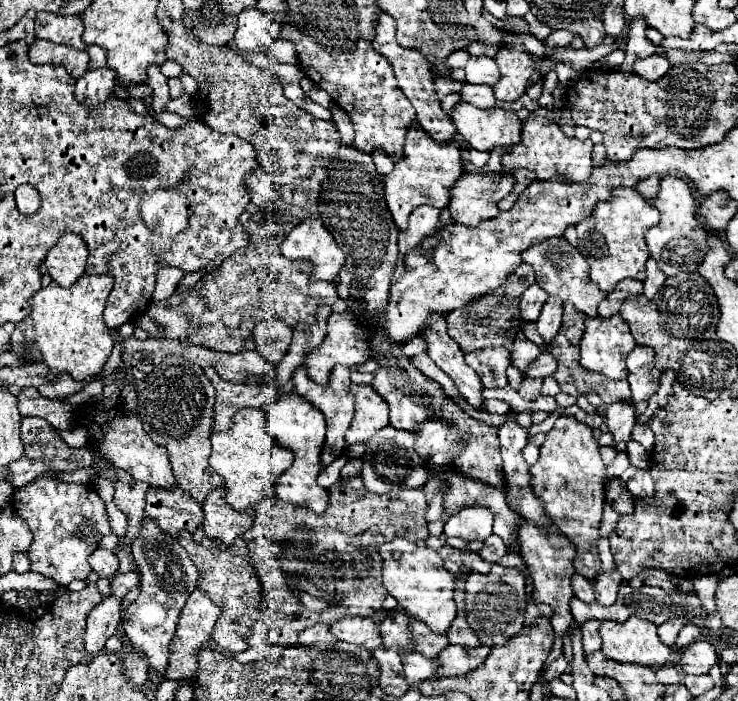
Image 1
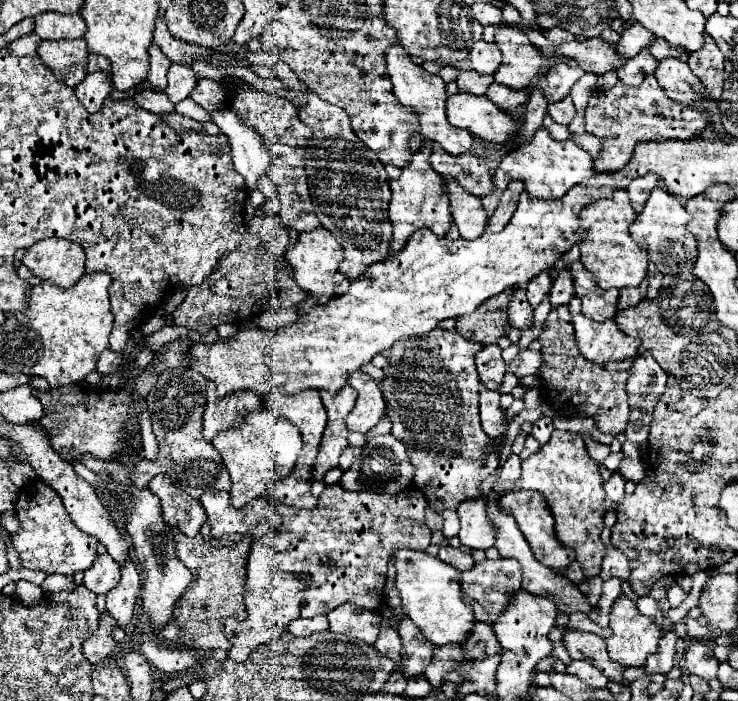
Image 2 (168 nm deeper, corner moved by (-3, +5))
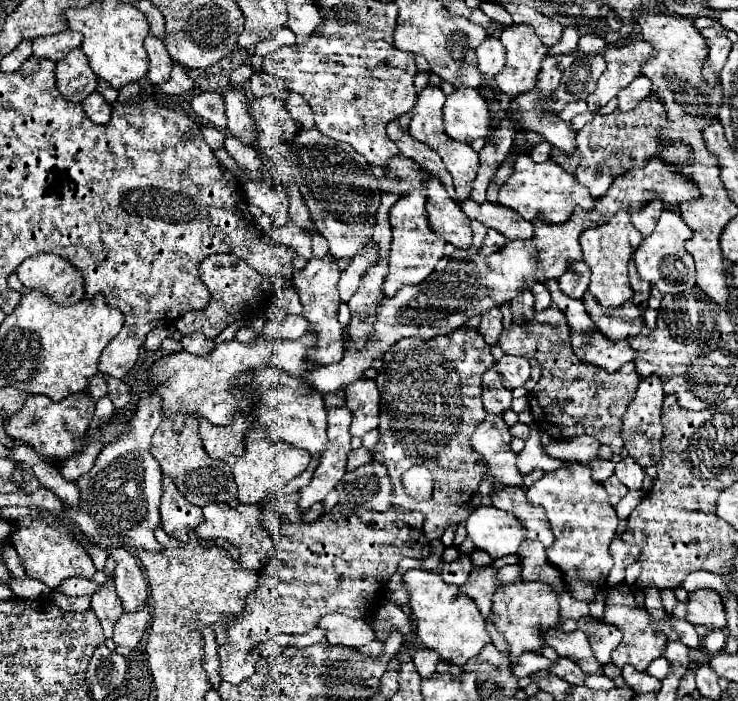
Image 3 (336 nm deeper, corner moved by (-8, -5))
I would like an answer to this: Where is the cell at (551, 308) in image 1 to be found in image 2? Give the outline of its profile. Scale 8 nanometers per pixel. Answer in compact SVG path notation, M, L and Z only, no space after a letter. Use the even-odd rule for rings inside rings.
M560 273L550 289L550 305L552 309L570 303L570 299L574 297L574 285L572 285L572 277L570 273Z

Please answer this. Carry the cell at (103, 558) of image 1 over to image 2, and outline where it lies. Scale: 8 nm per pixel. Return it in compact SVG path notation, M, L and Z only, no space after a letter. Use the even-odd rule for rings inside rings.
M108 553L98 555L92 569L84 573L84 585L98 595L106 595L118 581L120 581L120 567Z

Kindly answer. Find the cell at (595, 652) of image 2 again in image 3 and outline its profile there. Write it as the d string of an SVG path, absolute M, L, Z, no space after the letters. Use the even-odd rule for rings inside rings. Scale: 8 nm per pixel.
M557 625L557 627L551 627L543 633L543 639L549 647L553 647L561 657L567 657L571 659L575 665L581 667L583 673L601 673L601 663L593 657L593 651L591 651L591 645L589 645L589 639L583 631L573 631L573 633L561 633L563 629Z

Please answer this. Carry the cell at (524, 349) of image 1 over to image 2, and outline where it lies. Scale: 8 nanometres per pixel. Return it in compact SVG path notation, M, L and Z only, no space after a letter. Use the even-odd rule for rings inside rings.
M518 289L508 305L508 323L520 331L526 331L532 325L532 307L526 301L524 289Z

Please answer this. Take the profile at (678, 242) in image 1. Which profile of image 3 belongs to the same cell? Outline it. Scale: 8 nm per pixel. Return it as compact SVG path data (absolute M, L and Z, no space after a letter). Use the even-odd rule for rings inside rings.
M663 211L655 231L643 239L641 247L635 251L633 259L637 265L637 273L641 279L655 285L663 295L667 293L683 293L695 285L695 263L693 257L685 251L685 241L691 239L691 229L683 223L677 211Z

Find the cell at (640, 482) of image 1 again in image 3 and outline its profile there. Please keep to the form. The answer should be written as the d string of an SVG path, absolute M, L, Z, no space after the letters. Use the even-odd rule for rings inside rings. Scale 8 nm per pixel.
M625 457L615 465L615 475L627 489L641 489L643 483L643 469L635 463L633 457Z

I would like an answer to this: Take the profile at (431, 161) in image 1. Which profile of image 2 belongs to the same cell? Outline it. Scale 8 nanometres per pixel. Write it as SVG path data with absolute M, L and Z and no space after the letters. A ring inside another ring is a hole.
M422 143L422 147L414 153L410 165L402 169L402 175L394 181L390 181L390 191L392 191L392 201L388 207L388 217L392 221L394 237L392 237L392 253L398 253L404 245L406 239L420 227L430 227L436 235L446 235L452 215L448 211L450 199L446 193L446 177L436 173L430 165L430 153L432 153L432 143Z

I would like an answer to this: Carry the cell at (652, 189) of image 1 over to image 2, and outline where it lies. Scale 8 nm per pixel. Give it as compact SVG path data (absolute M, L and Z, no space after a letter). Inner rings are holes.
M644 175L644 177L636 177L632 179L630 187L628 187L628 195L630 195L630 201L632 201L632 207L636 209L636 213L640 213L640 209L644 207L644 203L648 201L650 197L650 191L660 183L658 175Z

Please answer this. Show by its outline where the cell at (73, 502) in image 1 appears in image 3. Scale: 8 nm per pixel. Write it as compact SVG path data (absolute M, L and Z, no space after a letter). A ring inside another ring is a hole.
M33 523L33 527L17 529L11 537L13 547L19 557L25 561L25 571L29 577L43 581L51 591L55 591L67 577L85 577L91 579L95 575L95 565L91 557L83 551L83 547L61 527L49 527L49 523Z

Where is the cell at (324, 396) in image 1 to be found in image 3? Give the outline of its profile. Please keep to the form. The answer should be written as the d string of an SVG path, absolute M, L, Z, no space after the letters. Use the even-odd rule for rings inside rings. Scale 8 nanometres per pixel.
M347 407L329 409L327 415L327 447L321 453L321 463L317 465L307 487L299 489L299 507L301 511L309 509L315 503L321 503L325 495L341 481L345 475L347 455L351 451L349 435L351 415Z

